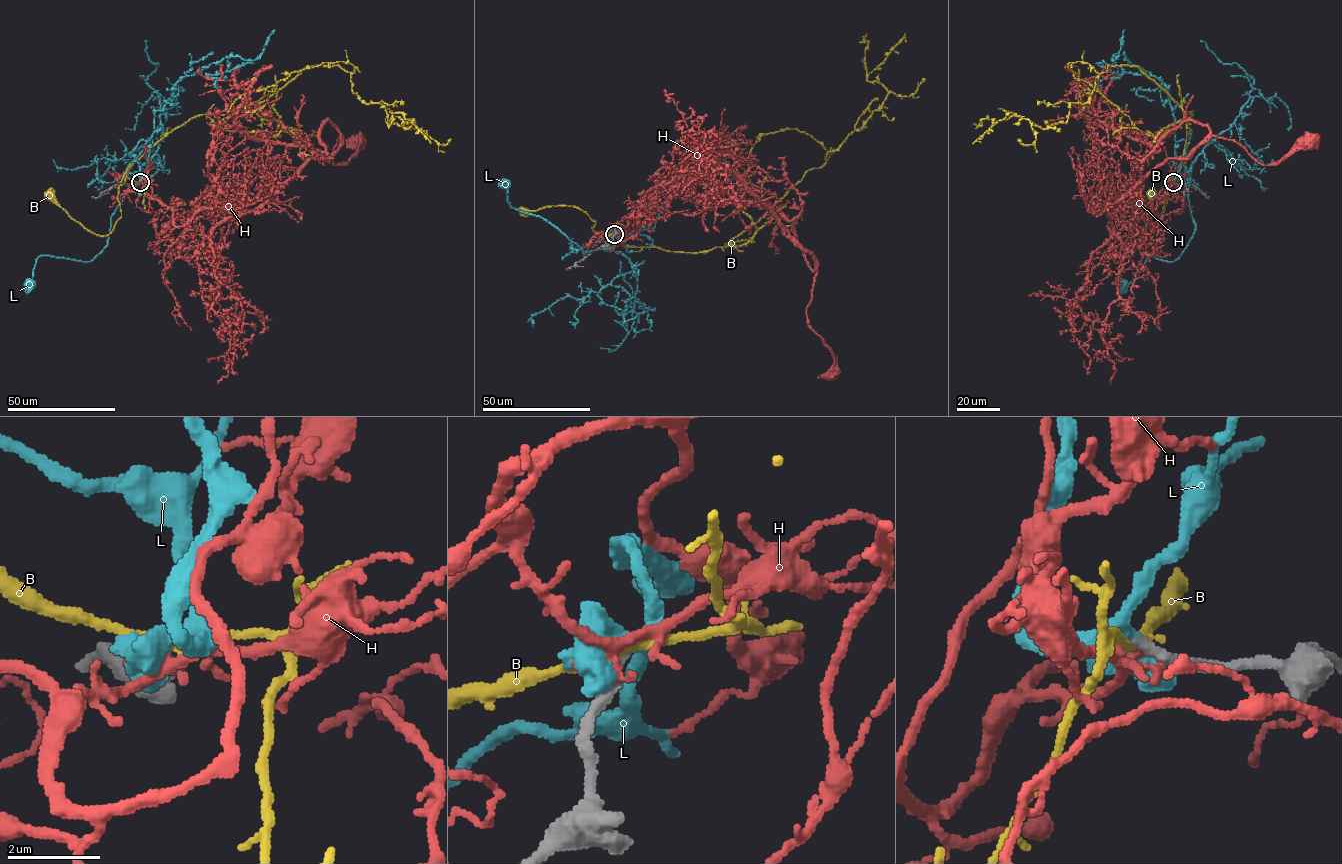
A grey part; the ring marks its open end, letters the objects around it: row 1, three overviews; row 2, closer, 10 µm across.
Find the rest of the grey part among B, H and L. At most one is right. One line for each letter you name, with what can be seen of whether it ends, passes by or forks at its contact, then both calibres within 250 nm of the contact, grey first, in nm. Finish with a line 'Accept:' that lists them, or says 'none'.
L: It passes by. Thickness 320 nm (grey) against 600 nm
Accept: L

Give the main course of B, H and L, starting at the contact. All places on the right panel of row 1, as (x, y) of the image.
B: (1173, 182), (1162, 217), (1148, 235), (1145, 228), (1150, 194)
H: (1174, 184), (1128, 226), (1108, 209), (1094, 213), (1208, 136), (1234, 140), (1266, 165), (1313, 141)
L: (1174, 183), (1168, 179), (1175, 143), (1184, 140), (1195, 229), (1174, 261), (1149, 255), (1124, 282)

